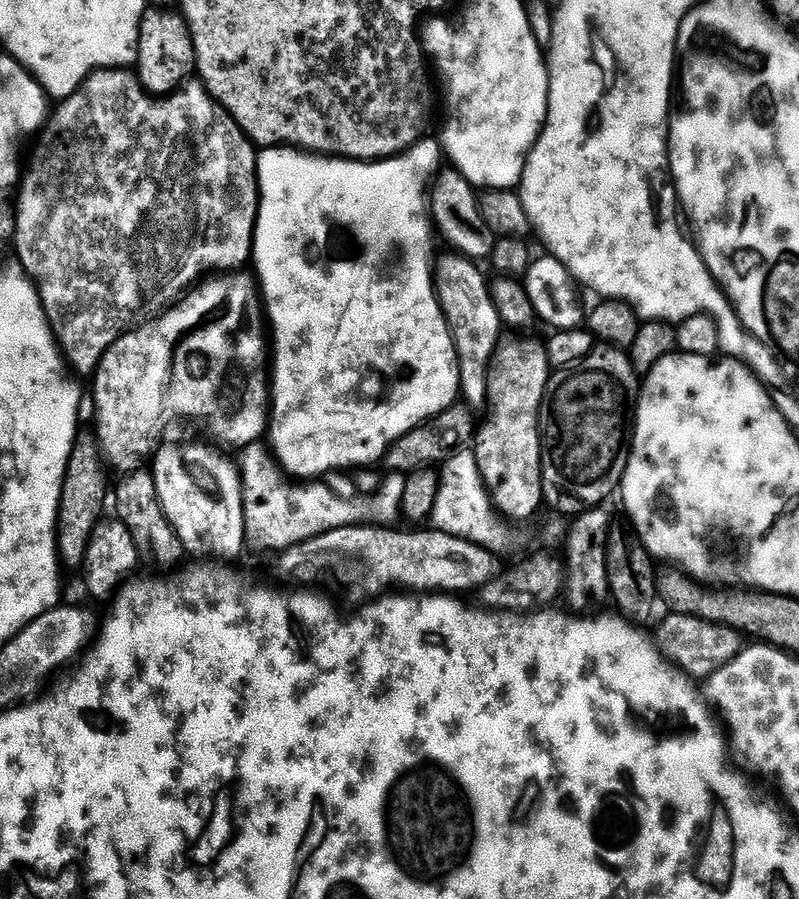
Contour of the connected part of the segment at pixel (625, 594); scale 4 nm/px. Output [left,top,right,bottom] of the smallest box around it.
[606,522,670,626]

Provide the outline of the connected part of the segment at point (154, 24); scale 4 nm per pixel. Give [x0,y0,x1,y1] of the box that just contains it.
[135,7,196,96]

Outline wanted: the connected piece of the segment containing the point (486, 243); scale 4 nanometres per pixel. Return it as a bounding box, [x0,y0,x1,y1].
[430,166,494,262]

